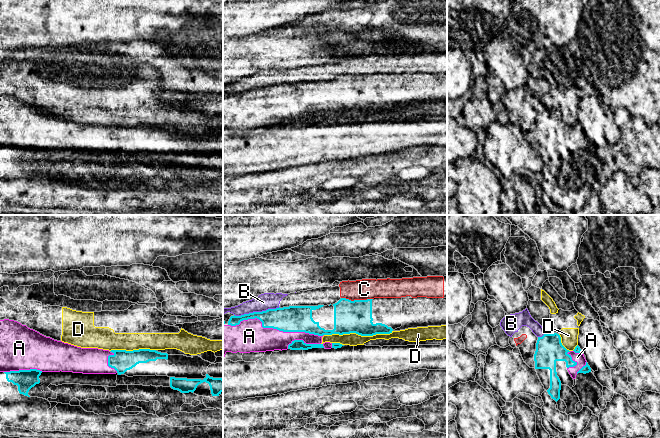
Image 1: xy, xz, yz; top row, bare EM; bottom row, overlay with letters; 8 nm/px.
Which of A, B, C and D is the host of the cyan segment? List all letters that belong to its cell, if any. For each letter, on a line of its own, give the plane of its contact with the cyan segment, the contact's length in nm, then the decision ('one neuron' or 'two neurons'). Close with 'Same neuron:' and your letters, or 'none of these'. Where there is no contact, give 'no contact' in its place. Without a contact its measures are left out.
A: xz | 750 nm | one neuron
B: xz | 380 nm | two neurons
C: xz | 260 nm | two neurons
D: xz | 550 nm | two neurons
Same neuron: A

